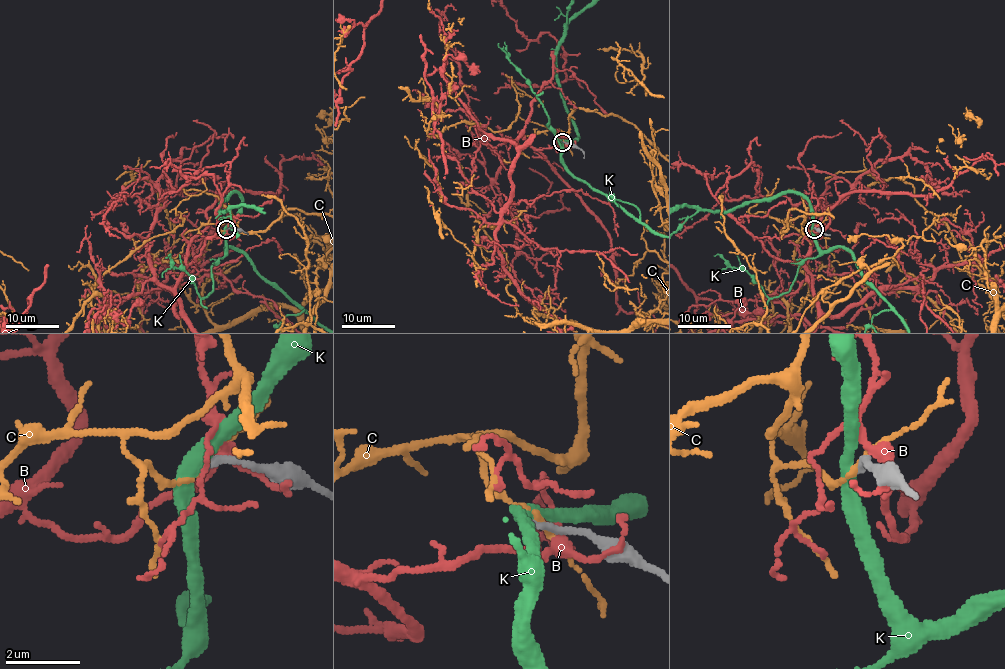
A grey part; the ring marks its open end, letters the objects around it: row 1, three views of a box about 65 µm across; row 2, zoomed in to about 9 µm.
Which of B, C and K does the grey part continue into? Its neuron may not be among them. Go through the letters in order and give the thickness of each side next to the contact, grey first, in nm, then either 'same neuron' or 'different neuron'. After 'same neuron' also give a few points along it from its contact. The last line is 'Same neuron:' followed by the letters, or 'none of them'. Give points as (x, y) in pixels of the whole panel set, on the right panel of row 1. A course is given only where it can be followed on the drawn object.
B: 240 nm thick on the grey side, 260 nm on the other; different neuron
C: 200 nm thick on the grey side, 120 nm on the other; different neuron
K: 170 nm thick on the grey side, 400 nm on the other; different neuron
Same neuron: none of them

